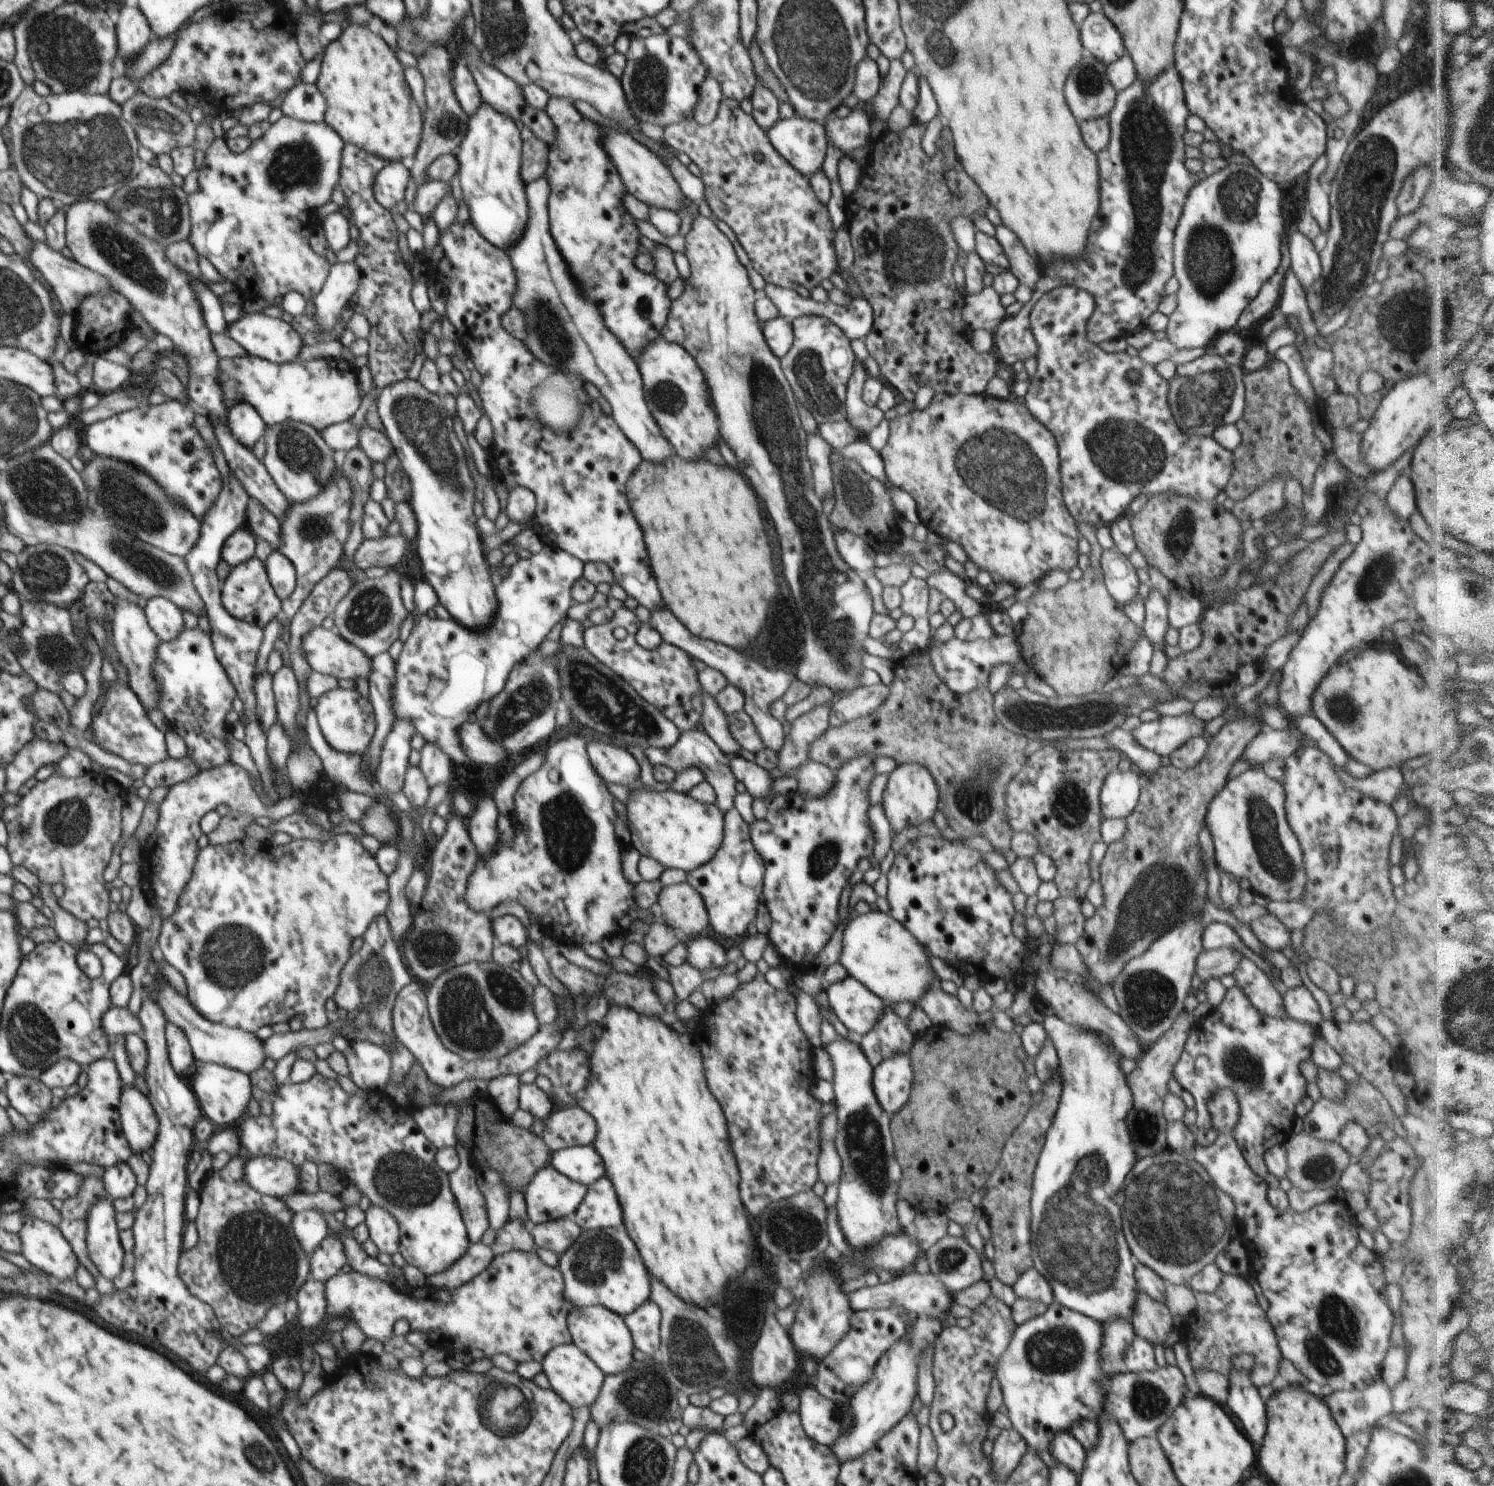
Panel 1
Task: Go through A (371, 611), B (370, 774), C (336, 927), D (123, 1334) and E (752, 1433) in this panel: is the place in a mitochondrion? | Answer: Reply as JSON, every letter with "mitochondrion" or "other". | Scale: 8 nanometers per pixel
{"A":"mitochondrion","B":"other","C":"other","D":"other","E":"other"}

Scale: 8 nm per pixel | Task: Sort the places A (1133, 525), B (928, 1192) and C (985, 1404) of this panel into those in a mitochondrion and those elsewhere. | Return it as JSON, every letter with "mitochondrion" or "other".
{"A":"other","B":"other","C":"other"}

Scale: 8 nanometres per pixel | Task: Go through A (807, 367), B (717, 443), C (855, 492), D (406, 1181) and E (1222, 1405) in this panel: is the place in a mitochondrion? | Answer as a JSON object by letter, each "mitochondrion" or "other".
{"A":"mitochondrion","B":"other","C":"mitochondrion","D":"mitochondrion","E":"other"}

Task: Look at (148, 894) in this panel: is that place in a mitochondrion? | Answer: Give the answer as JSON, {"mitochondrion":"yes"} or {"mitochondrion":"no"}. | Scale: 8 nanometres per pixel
{"mitochondrion":"no"}

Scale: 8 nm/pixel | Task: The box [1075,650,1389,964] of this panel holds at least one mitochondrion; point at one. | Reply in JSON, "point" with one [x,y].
{"point":[1260,816]}

